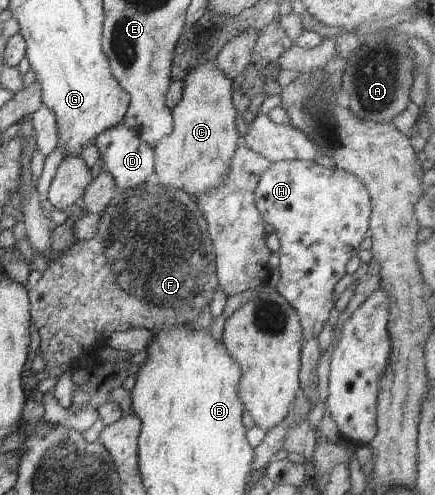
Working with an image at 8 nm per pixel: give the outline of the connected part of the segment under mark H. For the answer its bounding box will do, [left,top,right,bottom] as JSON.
[255,160,371,339]

